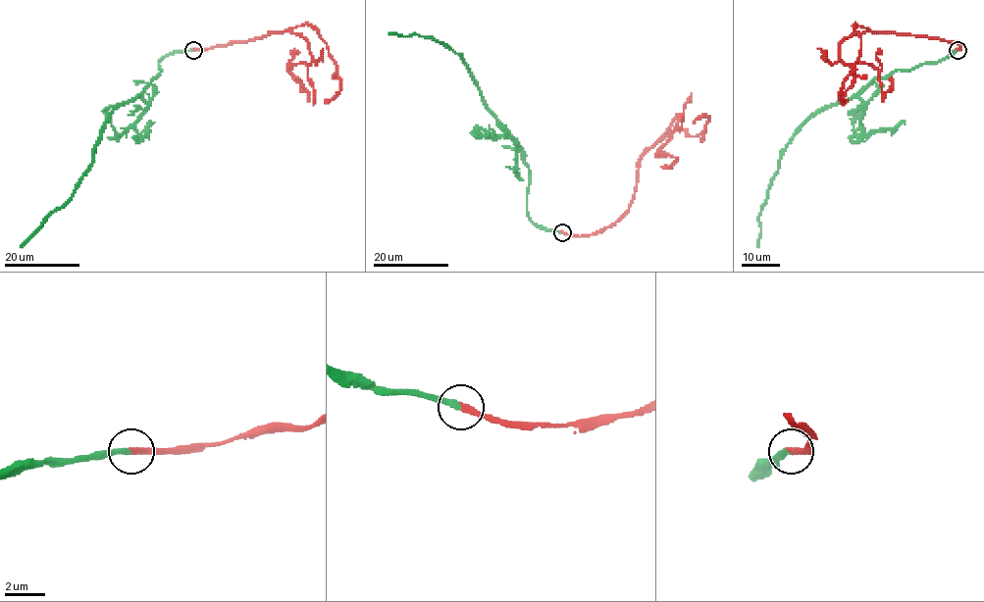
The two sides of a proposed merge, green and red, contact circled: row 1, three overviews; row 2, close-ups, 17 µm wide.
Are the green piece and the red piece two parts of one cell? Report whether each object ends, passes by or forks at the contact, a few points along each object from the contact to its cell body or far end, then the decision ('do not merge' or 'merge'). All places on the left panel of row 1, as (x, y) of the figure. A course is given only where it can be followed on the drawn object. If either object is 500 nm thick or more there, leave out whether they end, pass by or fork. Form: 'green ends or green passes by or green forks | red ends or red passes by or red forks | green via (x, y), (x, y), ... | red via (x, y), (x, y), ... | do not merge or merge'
green ends | red ends | green via (193, 50), (167, 54), (159, 62), (162, 70), (135, 98), (112, 111), (90, 168), (74, 194), (21, 247) | red via (193, 50), (290, 30), (299, 33), (308, 44), (312, 61), (297, 63), (291, 71), (307, 92), (292, 77) | merge

